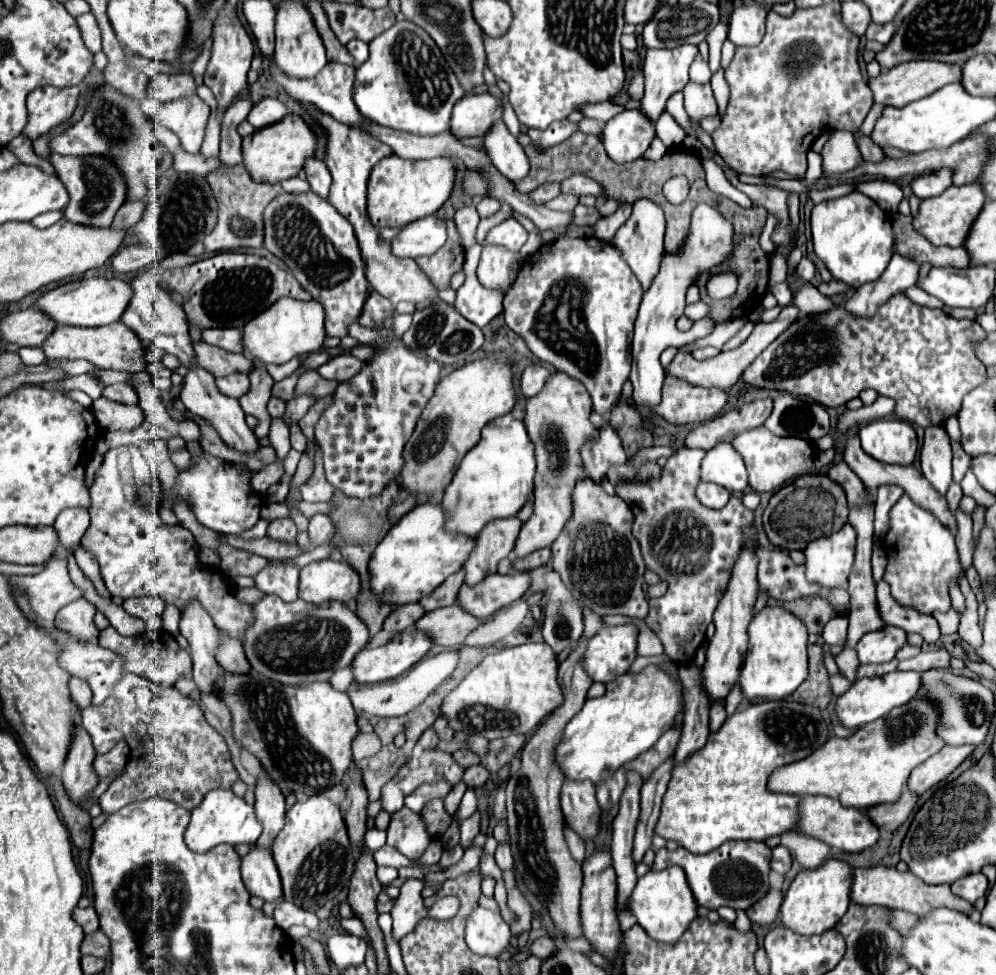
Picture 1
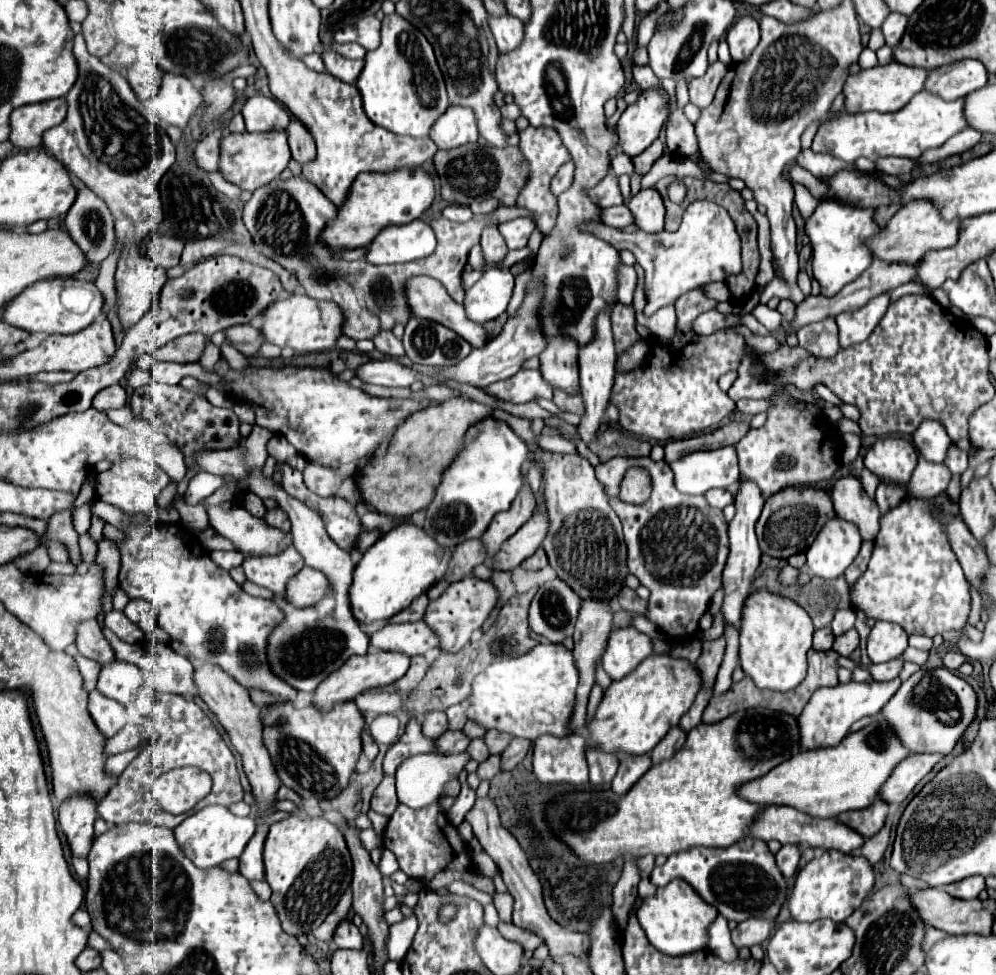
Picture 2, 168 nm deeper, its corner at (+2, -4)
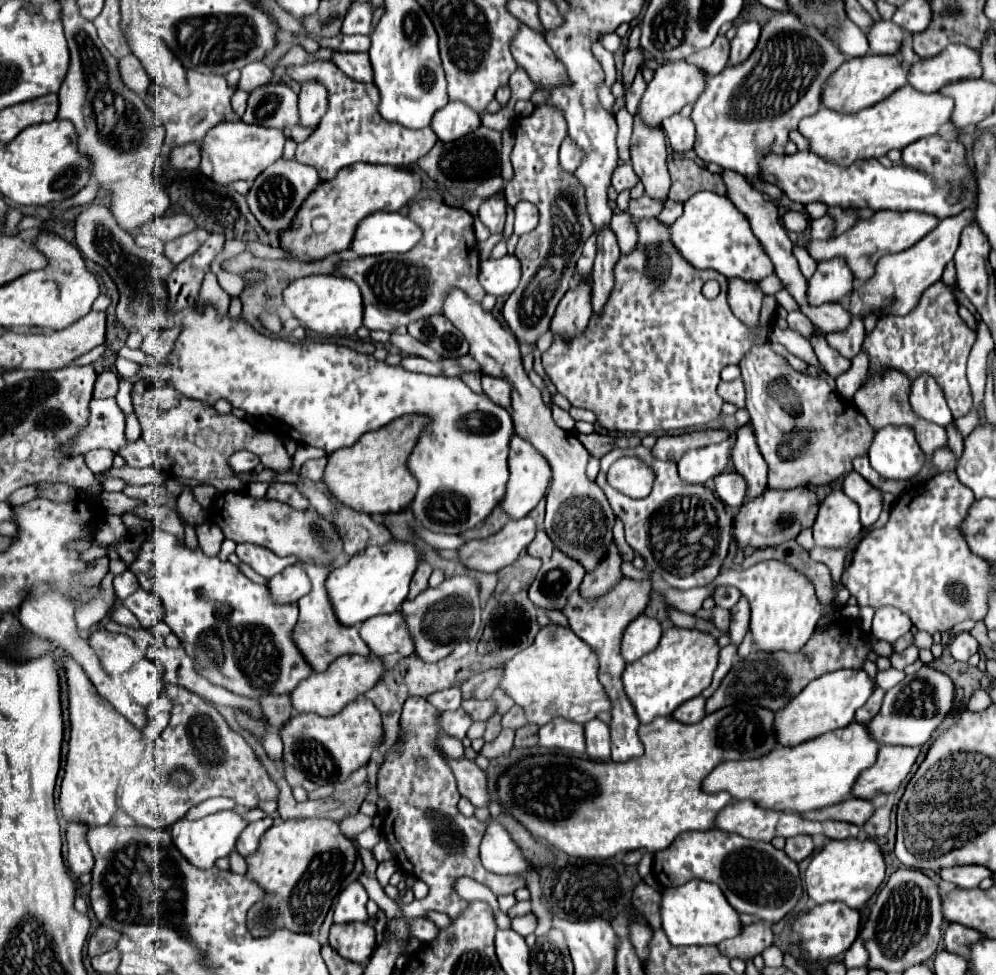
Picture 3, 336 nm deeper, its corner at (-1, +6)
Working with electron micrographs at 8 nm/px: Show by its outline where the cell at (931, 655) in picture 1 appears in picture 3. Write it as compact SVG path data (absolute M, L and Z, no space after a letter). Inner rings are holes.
M961 632L949 642L949 652L959 662L967 662L977 650L979 650L979 642L969 632Z

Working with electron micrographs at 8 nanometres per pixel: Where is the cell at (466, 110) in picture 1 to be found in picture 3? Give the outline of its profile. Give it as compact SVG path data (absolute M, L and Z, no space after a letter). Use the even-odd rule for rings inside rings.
M449 102L445 108L437 110L431 120L433 132L439 140L459 140L461 136L477 130L481 126L481 118L473 108L463 102Z

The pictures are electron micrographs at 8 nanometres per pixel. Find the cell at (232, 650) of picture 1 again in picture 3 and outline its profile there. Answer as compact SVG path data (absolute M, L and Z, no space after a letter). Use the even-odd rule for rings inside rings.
M267 694L259 698L259 704L263 708L263 714L269 716L269 726L273 730L279 730L293 714L289 694Z

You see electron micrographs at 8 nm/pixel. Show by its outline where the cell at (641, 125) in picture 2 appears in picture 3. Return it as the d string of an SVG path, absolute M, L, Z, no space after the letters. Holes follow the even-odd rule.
M671 62L667 66L659 66L655 70L653 80L647 84L647 90L639 102L637 108L637 116L643 120L643 124L647 124L649 128L661 126L661 122L677 112L681 112L681 108L689 102L695 102L699 98L699 94L705 88L705 78L701 78L701 74L697 72L697 68L693 68L687 62Z

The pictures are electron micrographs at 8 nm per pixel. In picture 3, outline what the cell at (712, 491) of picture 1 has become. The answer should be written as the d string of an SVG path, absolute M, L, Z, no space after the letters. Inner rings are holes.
M723 472L721 476L715 478L715 494L731 508L741 508L745 500L745 480L737 472L727 474Z

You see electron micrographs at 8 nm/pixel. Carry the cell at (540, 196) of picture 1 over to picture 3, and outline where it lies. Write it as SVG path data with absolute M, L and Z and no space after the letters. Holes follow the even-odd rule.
M565 138L561 144L561 152L559 152L559 162L561 162L563 170L575 172L577 160L581 160L581 152L577 152L577 148L573 148L573 142L569 142L569 138Z

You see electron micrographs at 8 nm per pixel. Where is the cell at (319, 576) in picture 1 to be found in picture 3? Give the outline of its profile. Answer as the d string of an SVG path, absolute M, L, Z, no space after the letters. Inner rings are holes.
M295 564L295 566L285 568L277 576L273 576L273 580L269 580L267 588L269 588L273 600L289 604L289 602L297 602L299 598L309 594L311 582L309 582L309 576L307 576L303 564Z

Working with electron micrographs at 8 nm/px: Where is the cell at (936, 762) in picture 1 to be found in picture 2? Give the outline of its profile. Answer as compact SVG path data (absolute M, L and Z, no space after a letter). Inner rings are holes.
M910 754L910 758L904 758L894 768L894 774L890 774L888 782L884 782L878 796L890 804L902 802L940 758L942 754Z

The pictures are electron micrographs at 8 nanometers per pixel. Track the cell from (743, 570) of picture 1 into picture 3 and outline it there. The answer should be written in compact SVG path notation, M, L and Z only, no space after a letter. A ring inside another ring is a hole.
M743 426L737 432L733 464L747 482L747 500L753 500L767 490L767 464L757 452L757 444L753 444L753 432L749 432L749 426Z

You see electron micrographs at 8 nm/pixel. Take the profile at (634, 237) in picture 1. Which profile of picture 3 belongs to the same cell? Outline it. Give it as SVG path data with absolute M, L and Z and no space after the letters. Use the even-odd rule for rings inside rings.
M635 116L635 128L631 136L631 162L635 174L645 186L645 196L653 200L667 200L669 172L667 172L667 144L661 128L647 128Z

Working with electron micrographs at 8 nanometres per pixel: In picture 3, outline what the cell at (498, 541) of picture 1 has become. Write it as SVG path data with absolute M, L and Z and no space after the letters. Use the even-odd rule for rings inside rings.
M519 436L511 440L509 452L509 472L507 494L501 502L503 512L513 518L525 518L545 496L549 486L549 464L537 456L537 450L531 444L525 444Z

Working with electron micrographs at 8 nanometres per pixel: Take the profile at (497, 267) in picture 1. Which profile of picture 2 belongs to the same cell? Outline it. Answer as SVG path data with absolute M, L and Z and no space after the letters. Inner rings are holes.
M488 224L484 230L482 230L482 240L480 240L480 246L484 250L484 258L488 262L488 266L484 266L482 270L488 270L492 268L496 262L500 262L506 252L508 252L508 246L502 238L502 234L498 232L498 226L496 224Z

